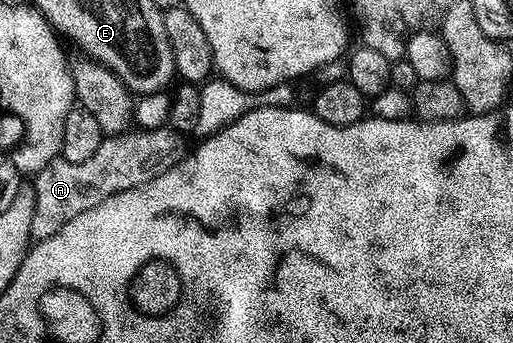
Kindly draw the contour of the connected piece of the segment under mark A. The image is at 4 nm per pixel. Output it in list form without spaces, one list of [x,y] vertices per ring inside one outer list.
[[[170,128],[131,133],[104,137],[101,148],[97,148],[89,160],[81,160],[81,164],[73,164],[60,156],[45,164],[45,168],[34,175],[35,207],[31,236],[35,242],[53,236],[61,224],[69,224],[73,216],[89,212],[89,208],[101,204],[101,200],[109,200],[109,196],[117,192],[149,184],[149,180],[161,176],[161,172],[173,168],[173,164],[177,164],[185,153],[184,139]]]

